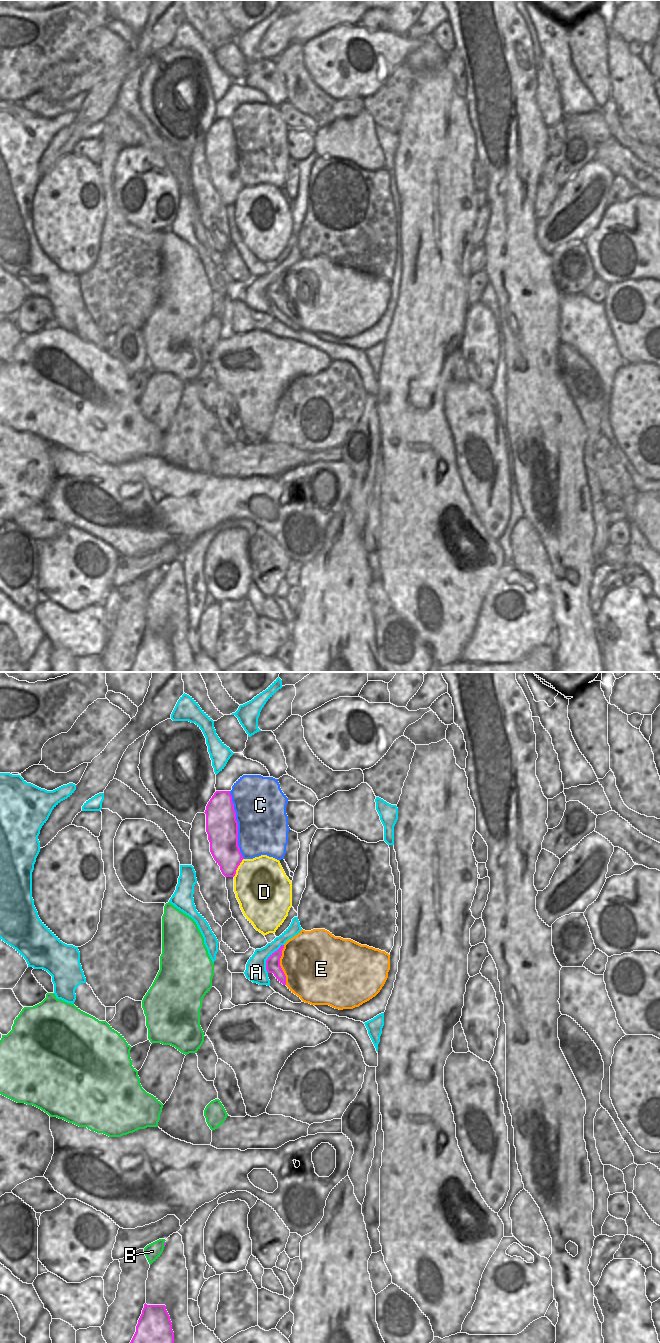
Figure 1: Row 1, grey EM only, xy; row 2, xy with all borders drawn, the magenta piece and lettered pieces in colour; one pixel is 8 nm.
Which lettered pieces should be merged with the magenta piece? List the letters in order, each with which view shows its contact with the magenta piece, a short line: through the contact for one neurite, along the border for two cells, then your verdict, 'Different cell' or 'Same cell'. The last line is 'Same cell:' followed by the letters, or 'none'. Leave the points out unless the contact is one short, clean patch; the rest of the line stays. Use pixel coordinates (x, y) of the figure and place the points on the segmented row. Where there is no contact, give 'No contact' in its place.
A: Touches magenta in xy. Different cell
B: Touches magenta in xy. Different cell
C: Touches magenta in xy. Different cell
D: Touches magenta in xy. Different cell
E: Touches magenta in xy. Line: xy (273, 966), (279, 965), (310, 962). Same cell
Same cell: E.

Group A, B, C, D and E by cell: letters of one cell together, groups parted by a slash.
A / B / C / D / E

